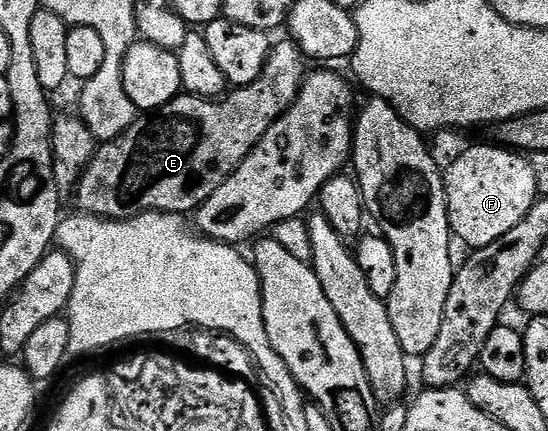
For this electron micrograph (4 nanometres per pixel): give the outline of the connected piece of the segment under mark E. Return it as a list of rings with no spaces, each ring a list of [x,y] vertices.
[[[284,41],[270,49],[263,72],[251,85],[230,89],[216,100],[182,93],[160,110],[138,116],[127,132],[104,143],[77,182],[78,207],[107,218],[134,218],[148,210],[182,216],[196,211],[297,99],[307,62],[294,42]]]

